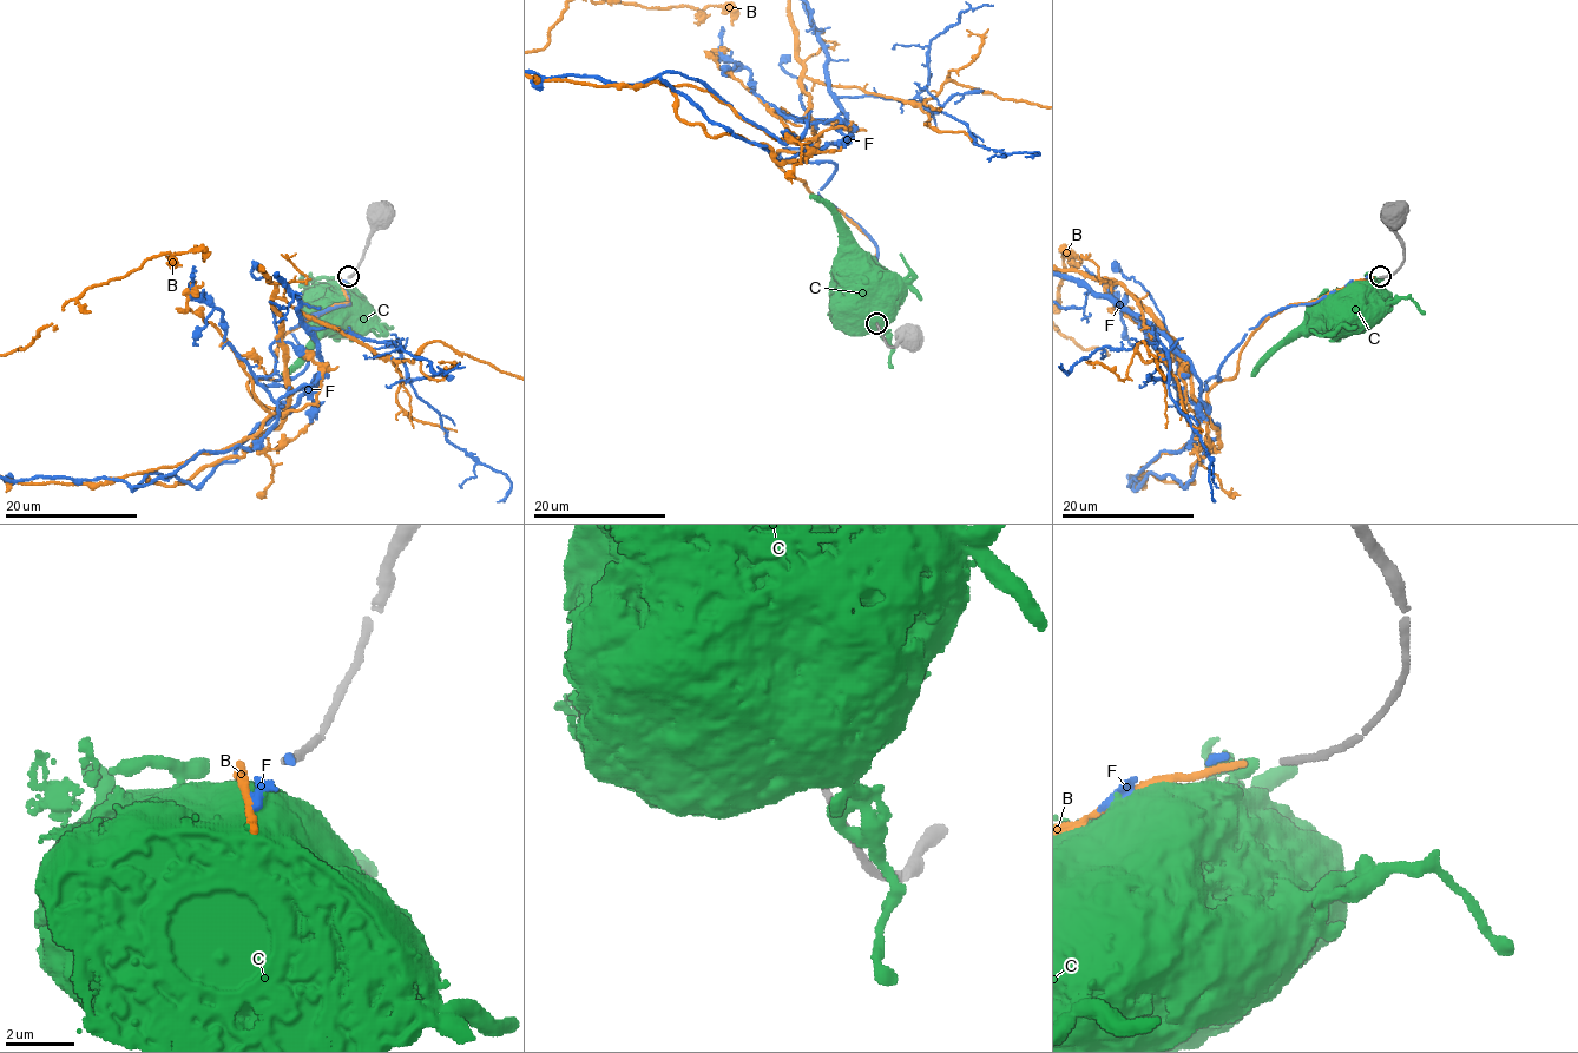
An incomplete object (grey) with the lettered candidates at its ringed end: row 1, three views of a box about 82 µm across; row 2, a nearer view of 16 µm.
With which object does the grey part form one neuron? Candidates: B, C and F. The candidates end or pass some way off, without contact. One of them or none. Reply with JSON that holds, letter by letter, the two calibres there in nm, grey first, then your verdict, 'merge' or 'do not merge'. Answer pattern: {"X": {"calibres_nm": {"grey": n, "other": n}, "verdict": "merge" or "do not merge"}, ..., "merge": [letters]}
{"B": {"calibres_nm": {"grey": 240, "other": 220}, "verdict": "do not merge"}, "C": {"calibres_nm": {"grey": 240, "other": 800}, "verdict": "do not merge"}, "F": {"calibres_nm": {"grey": 240, "other": 190}, "verdict": "merge"}, "merge": ["F"]}

